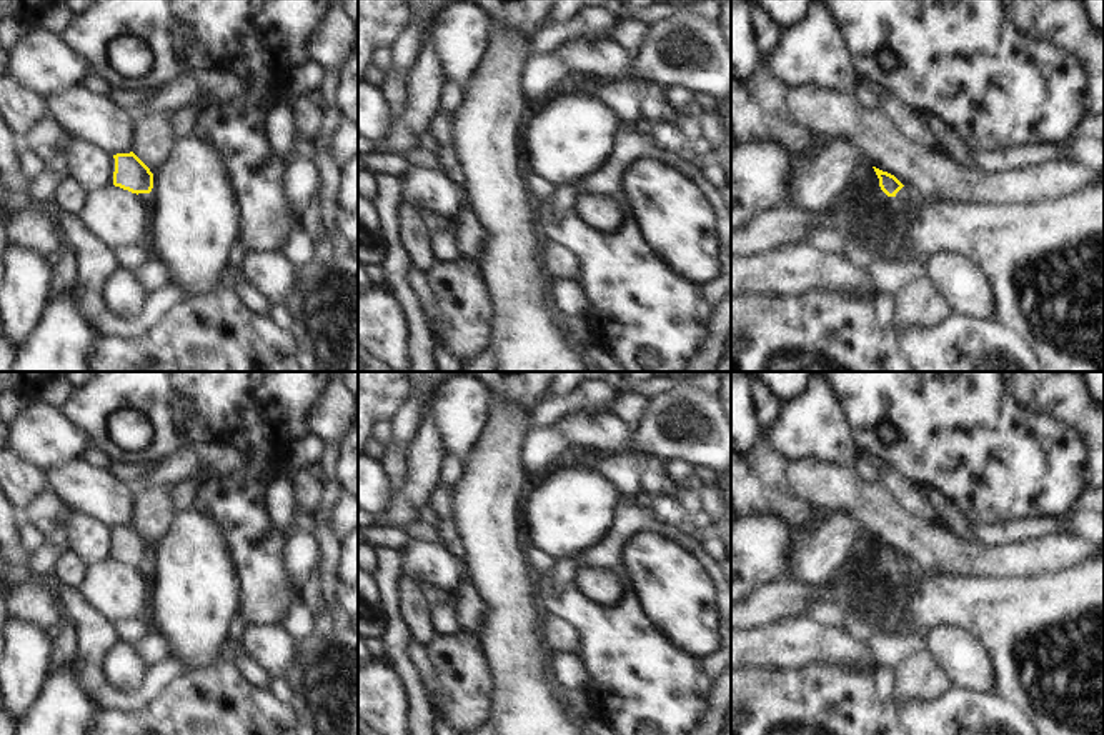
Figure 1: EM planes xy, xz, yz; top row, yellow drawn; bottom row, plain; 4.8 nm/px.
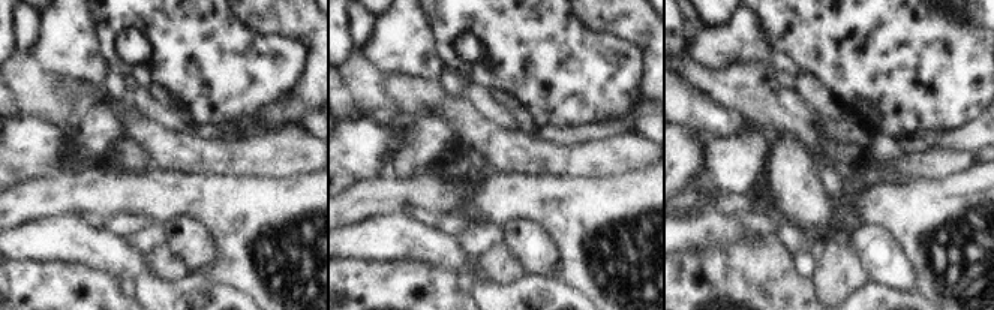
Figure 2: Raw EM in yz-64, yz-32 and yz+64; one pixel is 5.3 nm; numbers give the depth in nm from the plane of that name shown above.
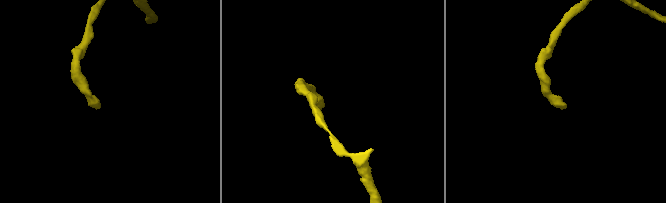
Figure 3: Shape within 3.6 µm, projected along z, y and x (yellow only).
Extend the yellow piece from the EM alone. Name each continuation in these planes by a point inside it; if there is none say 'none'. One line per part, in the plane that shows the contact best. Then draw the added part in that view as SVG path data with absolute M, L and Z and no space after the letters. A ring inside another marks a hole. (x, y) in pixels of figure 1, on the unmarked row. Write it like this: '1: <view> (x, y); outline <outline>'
1: yz (906, 569); outline M903 560L903 562L896 567L896 572L901 573L903 577L906 577L906 578L913 578L914 567L913 567L911 562Z

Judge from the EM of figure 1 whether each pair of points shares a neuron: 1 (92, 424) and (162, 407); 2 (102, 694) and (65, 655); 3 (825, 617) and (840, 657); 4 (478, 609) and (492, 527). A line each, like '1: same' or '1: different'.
1: same
2: different
3: different
4: different

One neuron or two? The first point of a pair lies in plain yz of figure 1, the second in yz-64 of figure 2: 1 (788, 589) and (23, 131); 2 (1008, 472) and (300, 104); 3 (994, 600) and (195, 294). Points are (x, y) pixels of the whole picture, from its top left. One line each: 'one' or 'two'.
1: two
2: two
3: two

